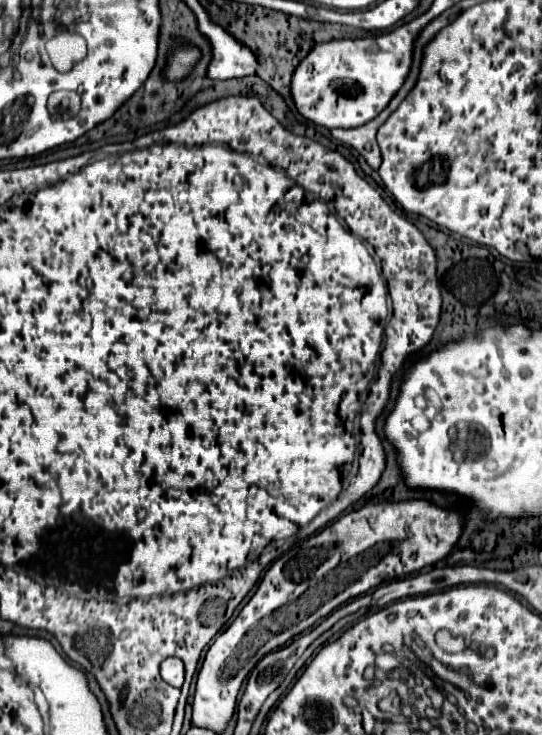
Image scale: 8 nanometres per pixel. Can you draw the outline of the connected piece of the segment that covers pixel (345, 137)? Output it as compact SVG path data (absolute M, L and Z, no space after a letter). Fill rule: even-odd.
M389 110L381 112L377 118L373 118L371 122L367 122L365 126L357 126L357 128L335 128L331 130L331 136L343 144L349 144L353 146L365 160L367 164L377 170L379 164L381 164L381 154L379 154L379 146L377 146L377 140L375 140L375 134L377 134L377 128L387 120L387 114Z

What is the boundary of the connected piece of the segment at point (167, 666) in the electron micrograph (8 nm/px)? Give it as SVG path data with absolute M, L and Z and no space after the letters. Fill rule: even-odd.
M171 656L171 658L165 658L163 662L161 662L161 678L167 682L167 684L171 684L171 686L175 686L175 688L181 688L181 684L183 684L183 662L179 660L179 658L175 658L175 656Z

